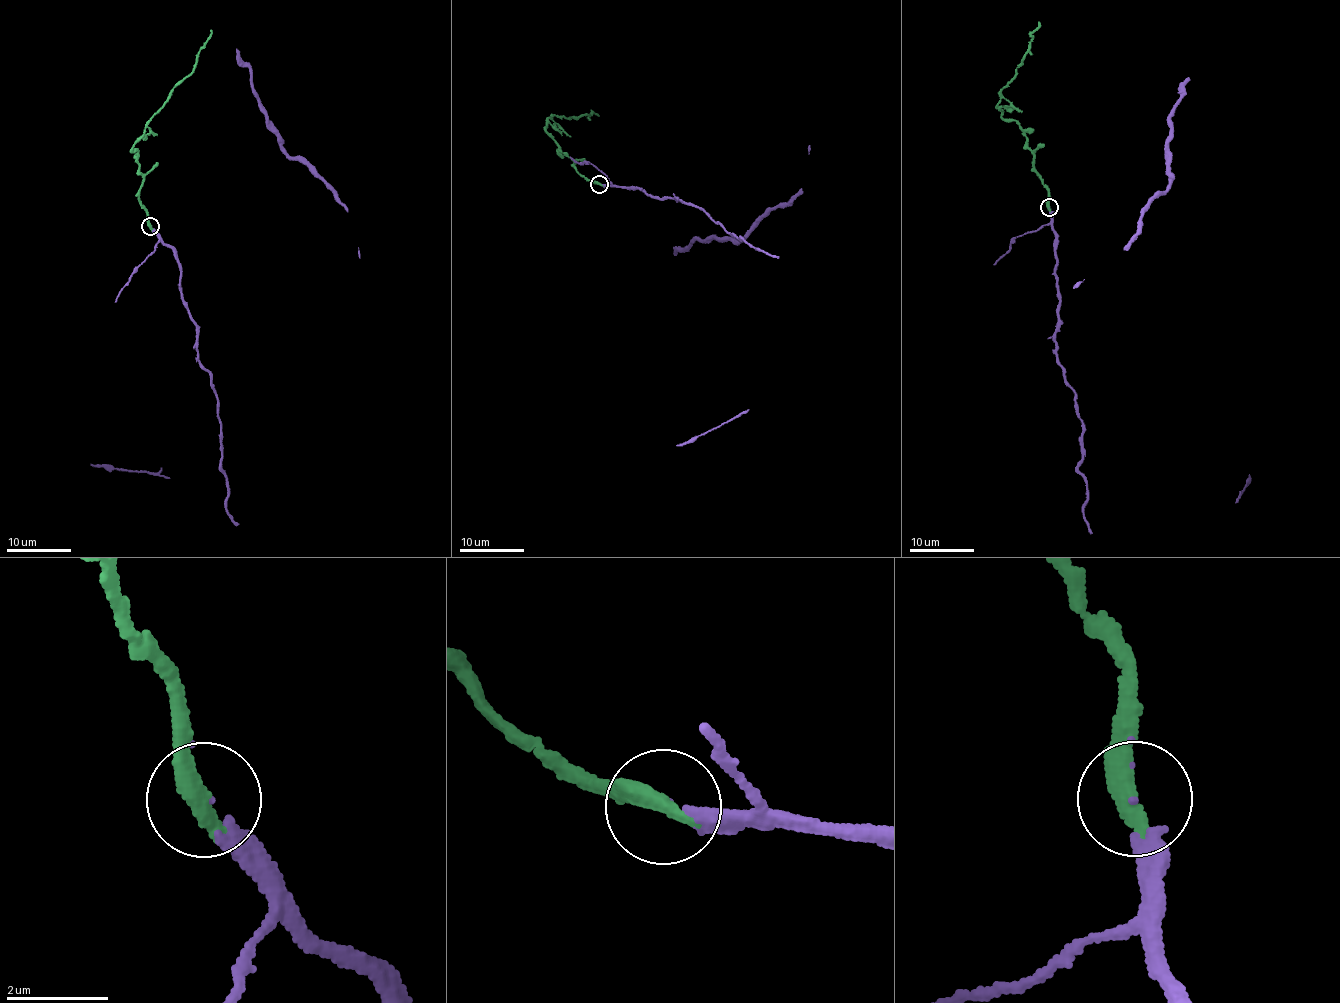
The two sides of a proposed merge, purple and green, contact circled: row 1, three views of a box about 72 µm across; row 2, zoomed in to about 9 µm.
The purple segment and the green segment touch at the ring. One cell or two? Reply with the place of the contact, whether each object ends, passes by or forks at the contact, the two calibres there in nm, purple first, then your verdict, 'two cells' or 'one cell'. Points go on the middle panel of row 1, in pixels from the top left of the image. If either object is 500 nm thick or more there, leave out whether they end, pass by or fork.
at (599, 184); purple ends there; green ends there; 80 nm thick on the purple side, 480 nm on the other; one cell

